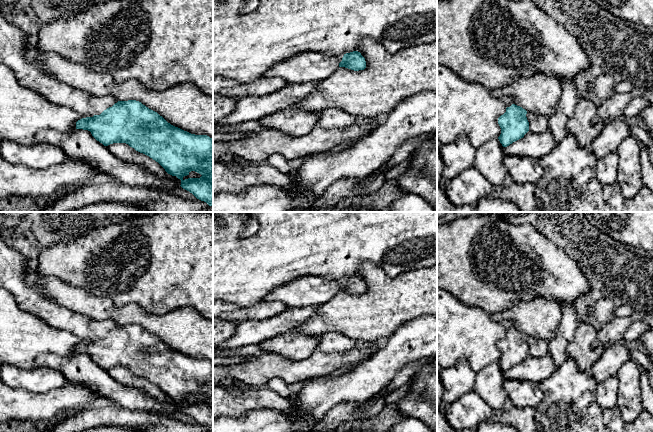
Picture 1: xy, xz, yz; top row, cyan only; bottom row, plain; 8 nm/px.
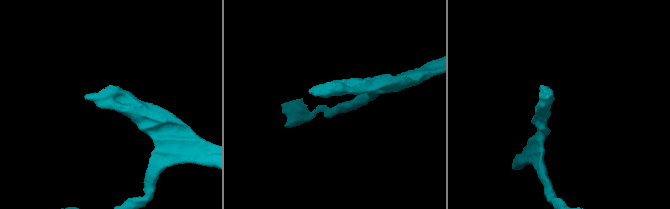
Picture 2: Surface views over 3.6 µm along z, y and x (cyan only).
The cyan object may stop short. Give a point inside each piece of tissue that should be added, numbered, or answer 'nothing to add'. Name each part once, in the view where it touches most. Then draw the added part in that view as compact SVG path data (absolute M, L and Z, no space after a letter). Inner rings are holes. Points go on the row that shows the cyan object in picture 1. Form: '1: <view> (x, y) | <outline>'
1: xy (13, 42) | M0 16L0 64L7 66L21 86L36 91L56 106L66 106L84 117L100 115L118 101L112 96L94 96L66 85L46 73L39 61L27 58L30 38Z

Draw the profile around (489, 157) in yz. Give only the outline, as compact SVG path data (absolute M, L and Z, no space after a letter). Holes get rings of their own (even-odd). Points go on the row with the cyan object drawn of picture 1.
M494 138L476 149L474 167L493 186L502 185L508 174L503 159L503 146Z

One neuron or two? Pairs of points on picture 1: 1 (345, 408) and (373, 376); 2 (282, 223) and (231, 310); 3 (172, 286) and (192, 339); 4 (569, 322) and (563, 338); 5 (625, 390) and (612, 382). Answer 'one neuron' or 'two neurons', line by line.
1: two neurons
2: two neurons
3: two neurons
4: one neuron
5: two neurons

